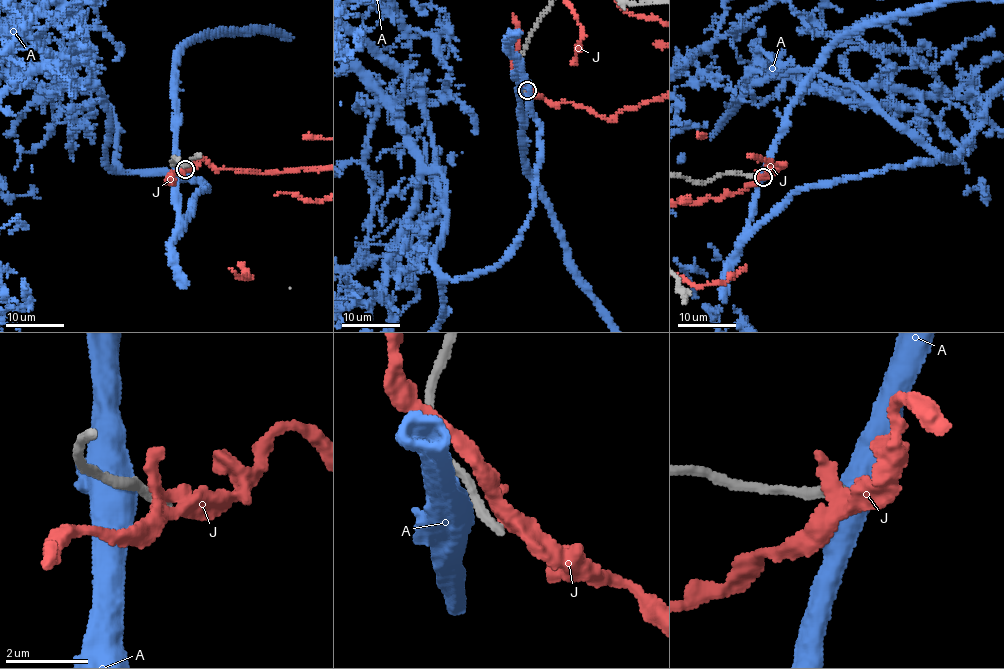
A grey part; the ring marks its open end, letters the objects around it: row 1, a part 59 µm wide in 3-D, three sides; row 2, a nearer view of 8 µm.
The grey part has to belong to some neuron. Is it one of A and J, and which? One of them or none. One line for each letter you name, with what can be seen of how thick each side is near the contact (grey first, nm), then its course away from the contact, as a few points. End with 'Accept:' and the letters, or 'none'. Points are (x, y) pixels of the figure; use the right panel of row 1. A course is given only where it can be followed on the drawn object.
Accept: none

